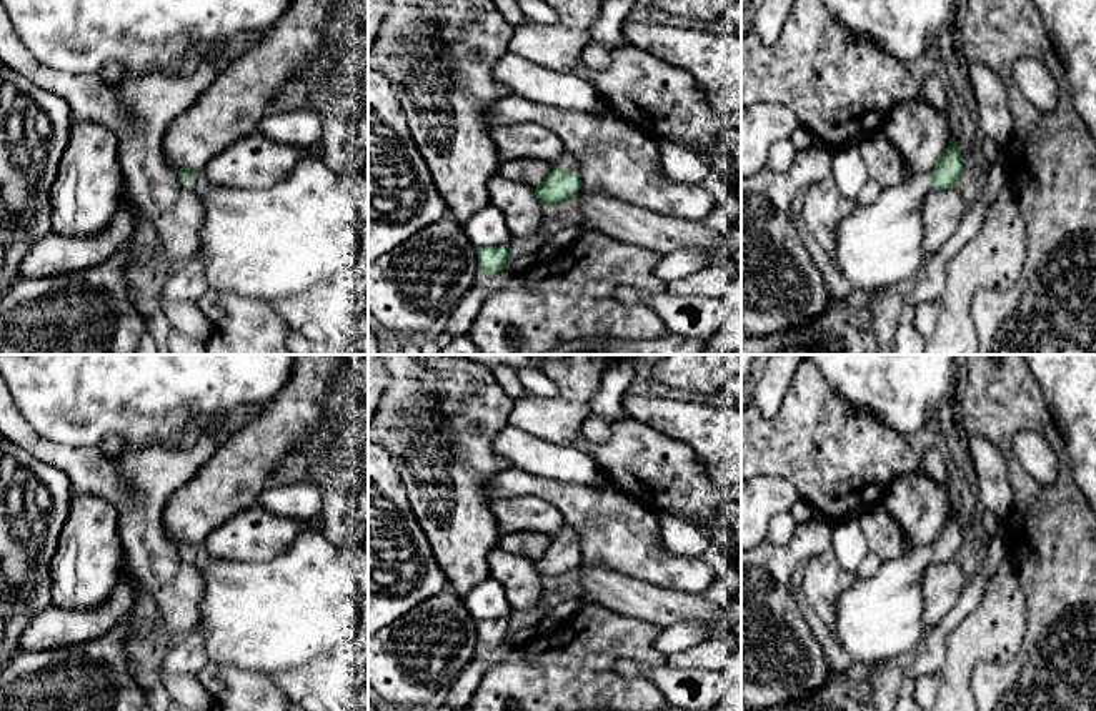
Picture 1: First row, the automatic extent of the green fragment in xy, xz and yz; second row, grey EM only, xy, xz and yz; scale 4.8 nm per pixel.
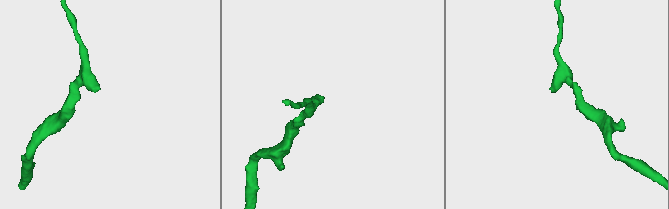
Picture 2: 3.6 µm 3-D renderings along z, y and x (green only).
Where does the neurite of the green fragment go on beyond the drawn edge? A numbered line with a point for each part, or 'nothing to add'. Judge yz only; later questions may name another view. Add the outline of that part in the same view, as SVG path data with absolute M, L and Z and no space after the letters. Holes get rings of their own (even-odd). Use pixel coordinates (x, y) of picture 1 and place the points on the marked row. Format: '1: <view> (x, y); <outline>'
1: yz (876, 245); M919 173L883 188L871 205L856 203L836 228L829 261L858 290L918 280L926 263L921 205L933 190L929 173Z

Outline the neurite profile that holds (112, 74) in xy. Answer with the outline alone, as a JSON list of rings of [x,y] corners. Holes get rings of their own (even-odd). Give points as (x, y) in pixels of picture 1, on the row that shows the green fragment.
[[[113,62],[107,63],[98,75],[107,85],[118,85],[123,78],[130,77],[123,67]]]

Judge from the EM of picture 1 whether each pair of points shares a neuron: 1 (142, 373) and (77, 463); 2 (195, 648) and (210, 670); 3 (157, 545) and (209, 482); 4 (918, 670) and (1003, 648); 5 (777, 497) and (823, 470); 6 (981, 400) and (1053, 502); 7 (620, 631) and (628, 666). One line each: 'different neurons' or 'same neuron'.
1: different neurons
2: different neurons
3: different neurons
4: different neurons
5: different neurons
6: same neuron
7: different neurons

